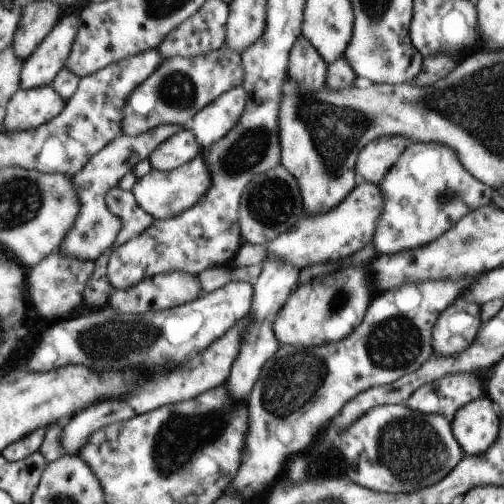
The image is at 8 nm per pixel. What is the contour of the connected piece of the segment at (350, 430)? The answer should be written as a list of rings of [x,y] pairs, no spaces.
[[[404,404],[372,408],[340,434],[340,452],[348,462],[344,477],[379,493],[408,493],[432,486],[444,480],[465,455],[447,418],[420,414]]]

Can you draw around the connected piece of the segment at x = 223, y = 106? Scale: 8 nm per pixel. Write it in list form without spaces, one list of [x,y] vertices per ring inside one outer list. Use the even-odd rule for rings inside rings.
[[[237,86],[222,93],[195,114],[188,128],[195,134],[202,148],[208,148],[214,142],[222,140],[238,124],[246,108],[246,100],[248,95],[244,87]]]

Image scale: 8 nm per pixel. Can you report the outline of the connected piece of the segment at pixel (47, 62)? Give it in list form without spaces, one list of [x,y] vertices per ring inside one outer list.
[[[63,14],[38,48],[23,62],[21,87],[24,90],[53,83],[71,56],[82,24],[80,20],[79,14]]]

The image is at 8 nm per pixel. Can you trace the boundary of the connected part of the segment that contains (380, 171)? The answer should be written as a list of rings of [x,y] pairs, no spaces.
[[[402,136],[380,137],[368,142],[356,157],[356,178],[359,182],[378,184],[384,180],[400,154],[406,150],[408,138]]]

